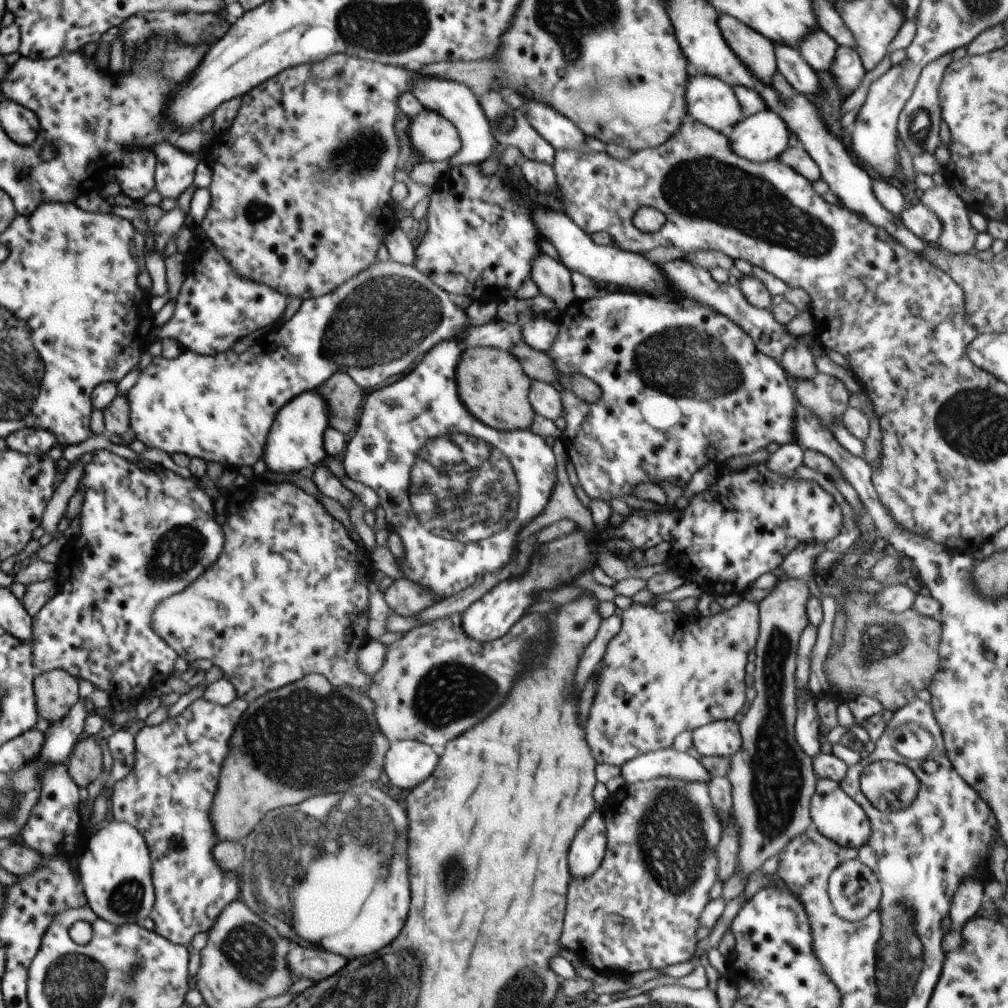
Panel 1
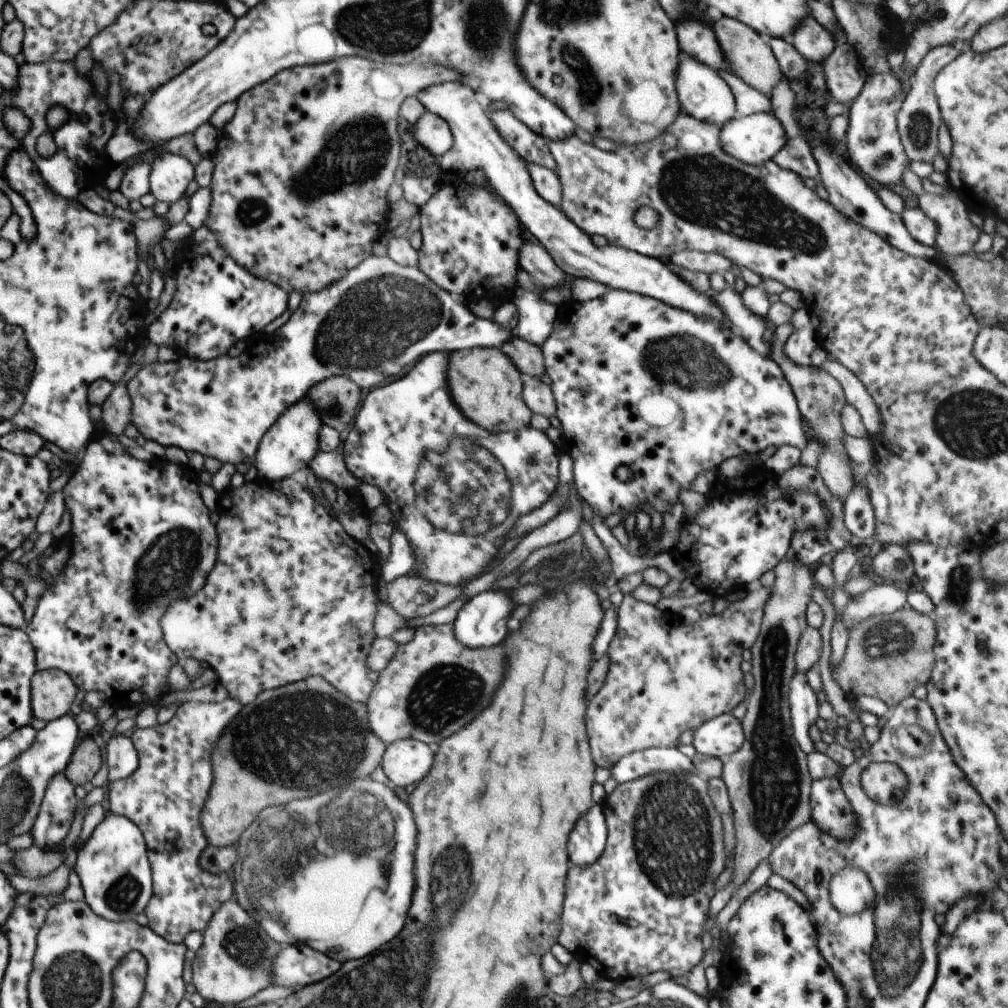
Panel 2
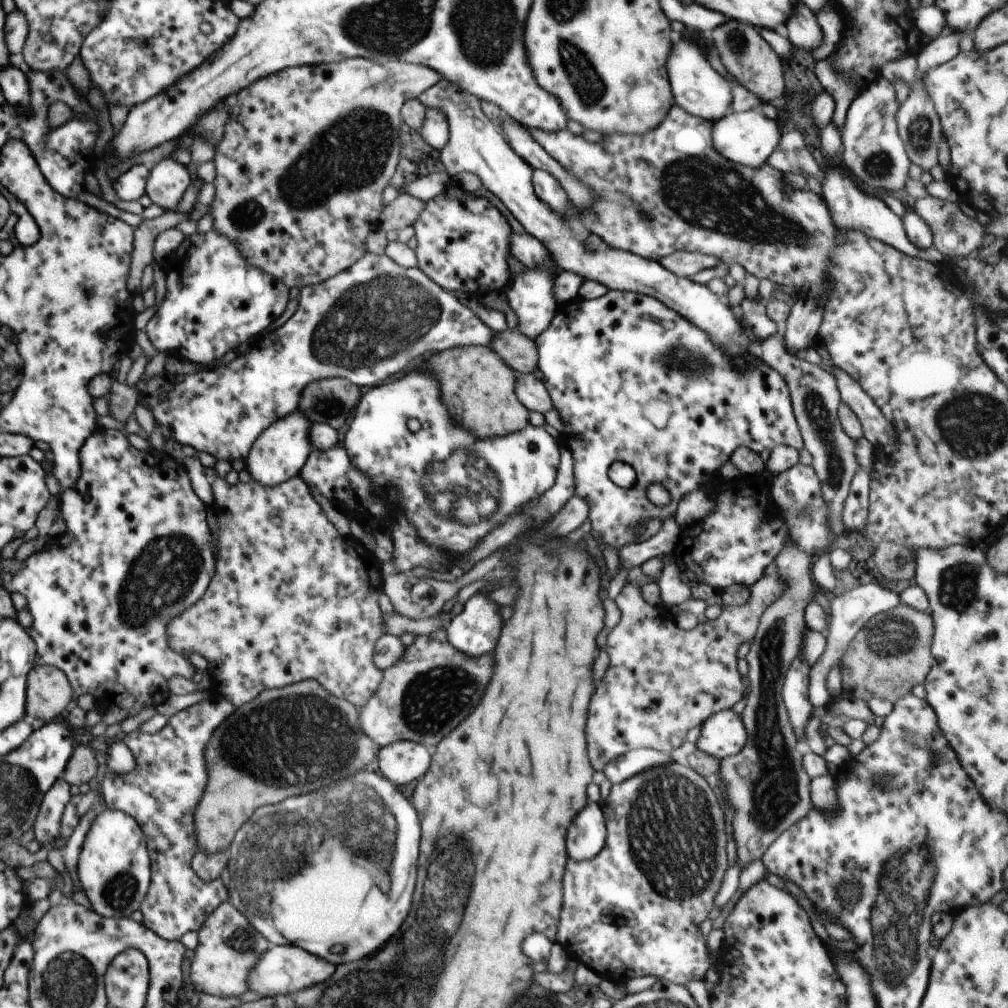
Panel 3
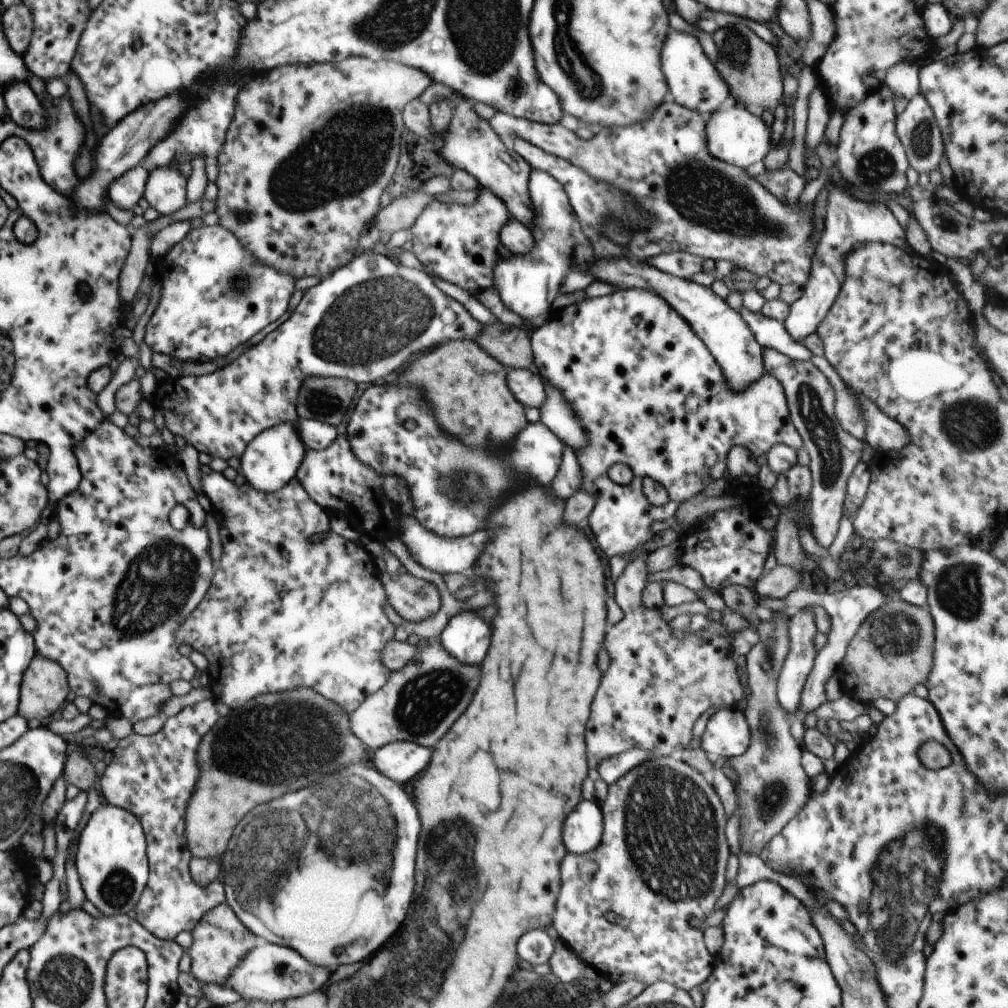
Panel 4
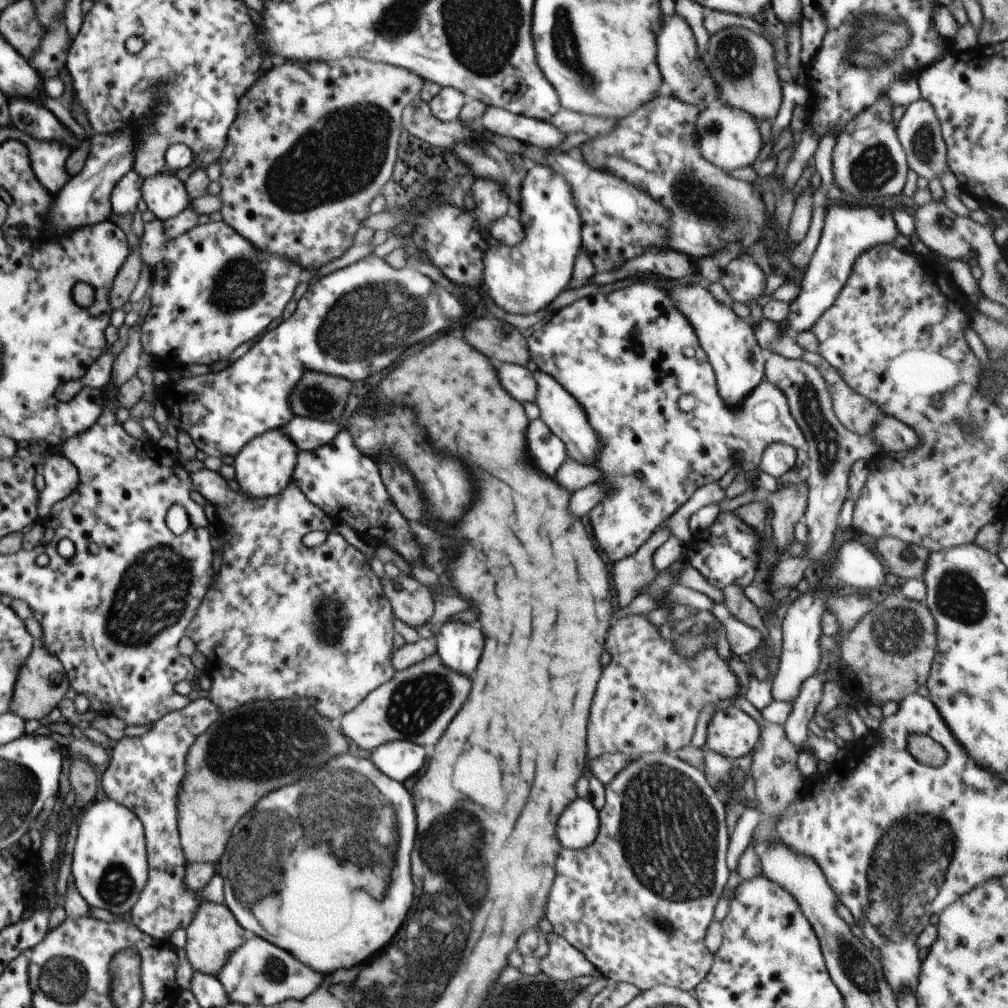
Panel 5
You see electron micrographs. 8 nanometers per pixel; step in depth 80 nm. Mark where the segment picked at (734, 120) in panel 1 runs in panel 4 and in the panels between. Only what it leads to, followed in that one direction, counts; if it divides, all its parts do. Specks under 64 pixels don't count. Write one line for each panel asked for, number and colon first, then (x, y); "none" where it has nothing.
2: (702, 93)
3: (696, 87)
4: (694, 82)

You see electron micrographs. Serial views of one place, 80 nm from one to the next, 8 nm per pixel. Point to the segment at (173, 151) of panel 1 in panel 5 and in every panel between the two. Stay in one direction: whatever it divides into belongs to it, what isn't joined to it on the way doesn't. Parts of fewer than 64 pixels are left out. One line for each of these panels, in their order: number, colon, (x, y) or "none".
2: (170, 176)
3: (169, 178)
4: (165, 189)
5: (165, 194)

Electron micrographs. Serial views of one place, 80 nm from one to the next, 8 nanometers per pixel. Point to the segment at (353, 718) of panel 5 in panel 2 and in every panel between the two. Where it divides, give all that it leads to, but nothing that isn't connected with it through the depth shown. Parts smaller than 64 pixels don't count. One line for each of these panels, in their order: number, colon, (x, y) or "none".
2: (422, 694)
3: (432, 688)
4: (420, 701)

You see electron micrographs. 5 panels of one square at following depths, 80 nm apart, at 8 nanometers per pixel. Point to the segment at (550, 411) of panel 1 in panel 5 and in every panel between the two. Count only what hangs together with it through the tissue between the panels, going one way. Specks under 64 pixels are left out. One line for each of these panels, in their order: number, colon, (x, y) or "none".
2: (538, 396)
3: (532, 392)
4: (528, 388)
5: (517, 380)

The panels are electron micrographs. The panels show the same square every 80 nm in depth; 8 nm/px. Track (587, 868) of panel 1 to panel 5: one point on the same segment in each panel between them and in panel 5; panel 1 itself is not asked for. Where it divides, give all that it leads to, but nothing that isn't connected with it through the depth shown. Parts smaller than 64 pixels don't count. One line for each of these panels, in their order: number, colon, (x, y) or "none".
2: (588, 840)
3: (587, 835)
4: (584, 828)
5: (577, 828)

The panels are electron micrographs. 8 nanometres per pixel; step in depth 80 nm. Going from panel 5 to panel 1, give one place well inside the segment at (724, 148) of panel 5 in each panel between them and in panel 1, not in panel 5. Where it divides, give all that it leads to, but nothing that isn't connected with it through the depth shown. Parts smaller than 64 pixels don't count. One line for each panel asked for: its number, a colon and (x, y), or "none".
1: (763, 137)
2: (754, 139)
3: (748, 138)
4: (736, 135)

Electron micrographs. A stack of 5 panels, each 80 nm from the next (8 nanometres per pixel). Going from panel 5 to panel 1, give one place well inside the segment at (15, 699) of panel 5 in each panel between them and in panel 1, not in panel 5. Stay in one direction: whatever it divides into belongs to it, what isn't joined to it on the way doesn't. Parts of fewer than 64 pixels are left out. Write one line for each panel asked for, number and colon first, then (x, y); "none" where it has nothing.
1: (56, 691)
2: (52, 691)
3: (49, 692)
4: (44, 689)

